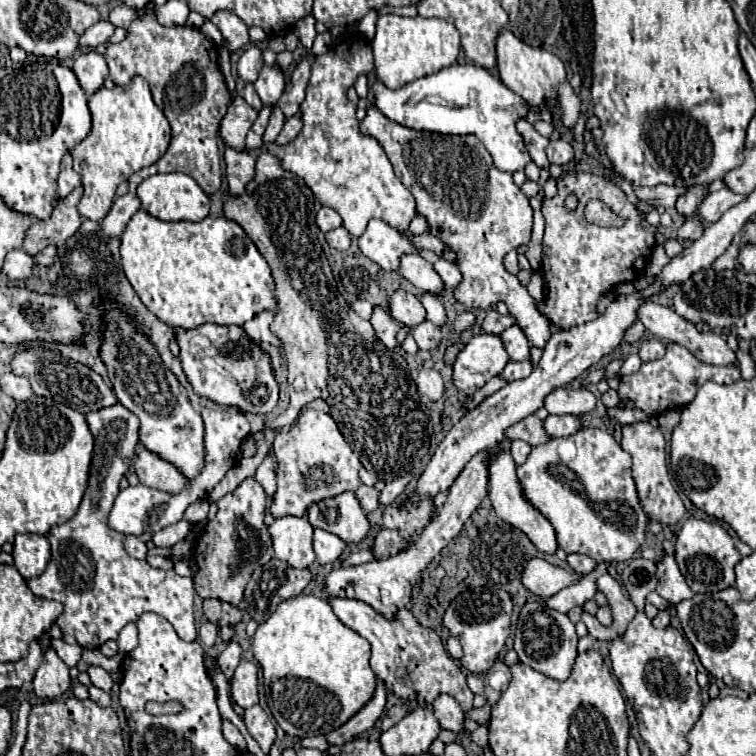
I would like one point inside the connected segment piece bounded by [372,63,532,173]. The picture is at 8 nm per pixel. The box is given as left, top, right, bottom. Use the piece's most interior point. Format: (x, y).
(415, 105)

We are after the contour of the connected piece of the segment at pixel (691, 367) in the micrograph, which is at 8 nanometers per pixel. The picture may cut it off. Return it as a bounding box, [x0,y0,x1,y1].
[620,343,740,417]

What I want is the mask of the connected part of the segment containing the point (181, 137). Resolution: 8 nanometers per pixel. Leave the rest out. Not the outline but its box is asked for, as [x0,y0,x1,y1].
[100,9,232,237]

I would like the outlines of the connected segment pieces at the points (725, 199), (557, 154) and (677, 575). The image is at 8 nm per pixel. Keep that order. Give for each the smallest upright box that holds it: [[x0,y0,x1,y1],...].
[[698,189,746,223],[546,139,574,165],[656,553,694,605]]

